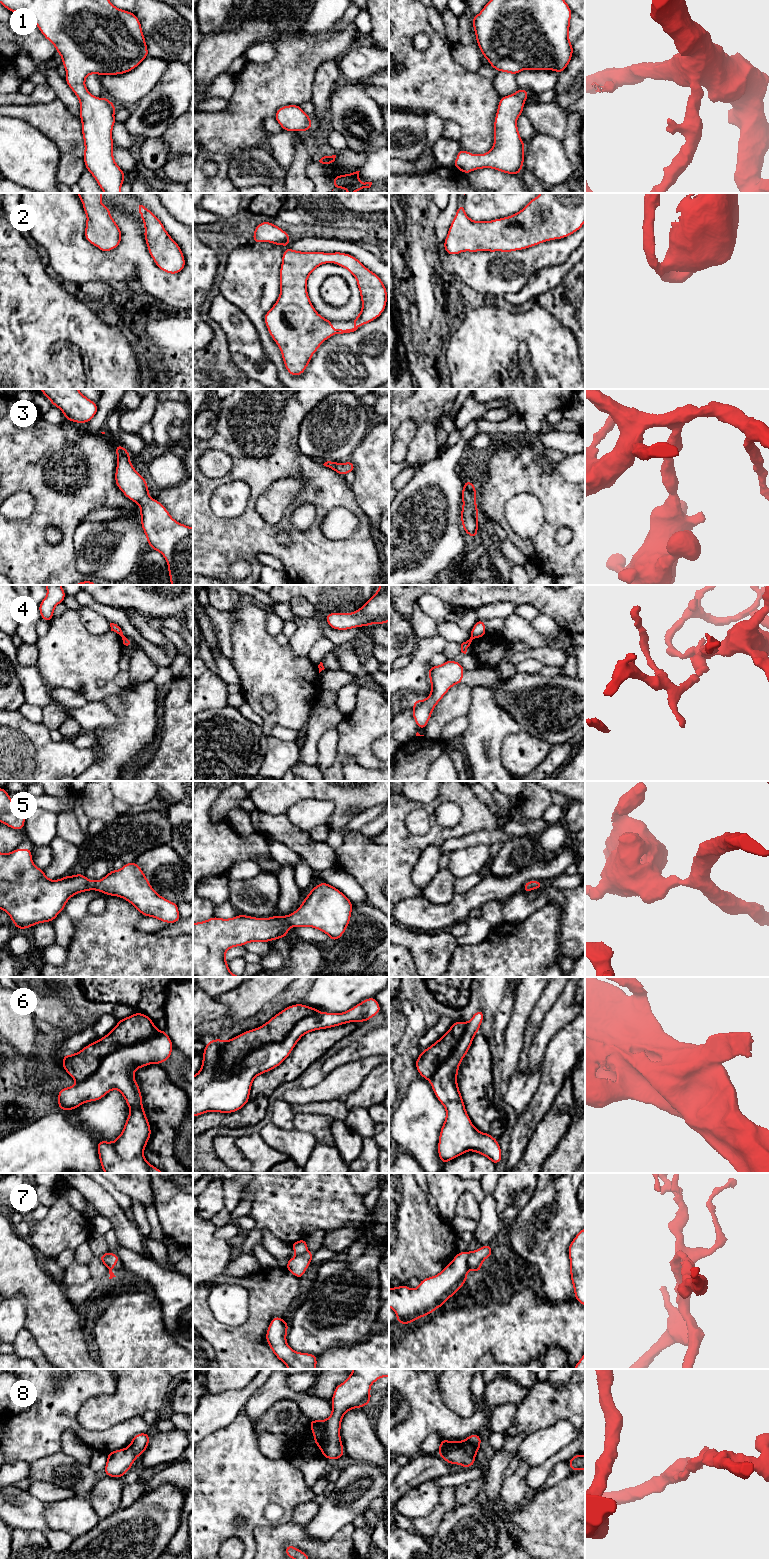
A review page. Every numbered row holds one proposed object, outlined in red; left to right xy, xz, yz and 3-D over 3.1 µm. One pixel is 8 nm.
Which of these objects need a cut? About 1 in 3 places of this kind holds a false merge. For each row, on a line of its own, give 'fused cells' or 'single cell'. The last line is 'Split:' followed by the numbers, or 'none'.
1: single cell
2: single cell
3: single cell
4: fused cells
5: single cell
6: fused cells
7: fused cells
8: fused cells
Split: 4, 6, 7, 8

